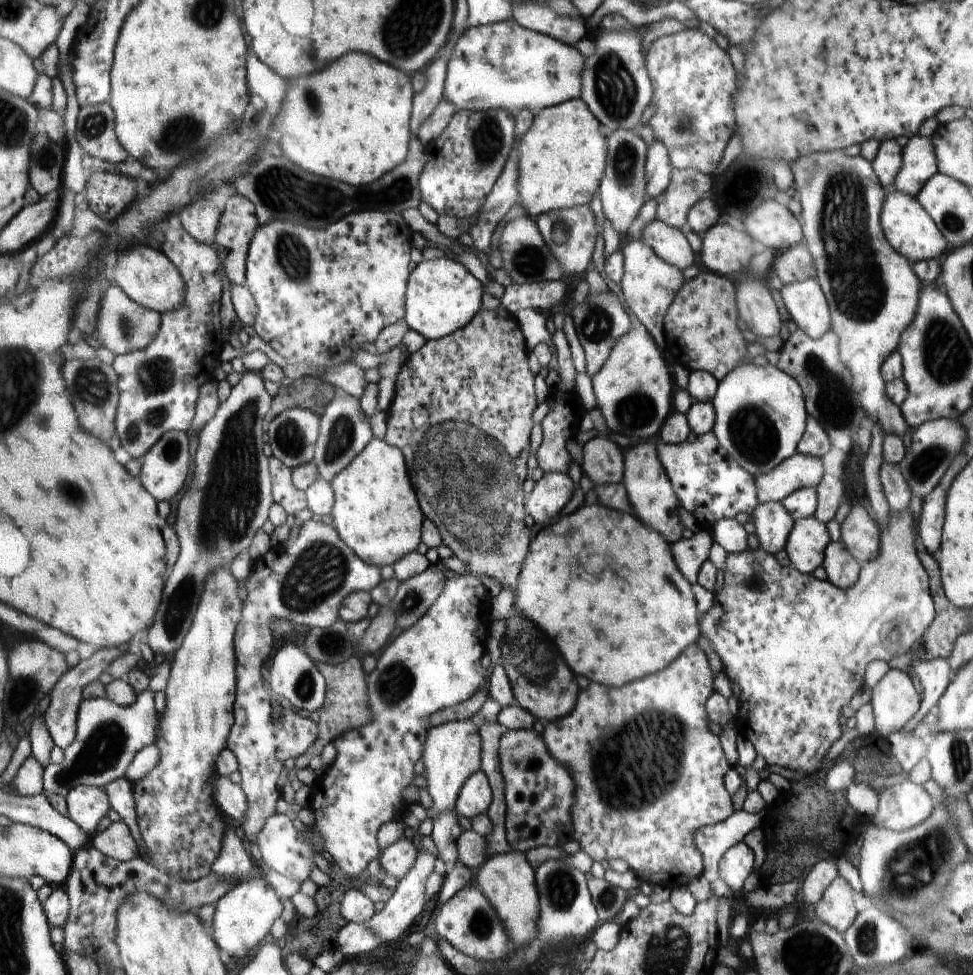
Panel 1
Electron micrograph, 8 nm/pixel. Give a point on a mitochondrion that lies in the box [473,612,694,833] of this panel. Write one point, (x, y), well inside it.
(641, 756)

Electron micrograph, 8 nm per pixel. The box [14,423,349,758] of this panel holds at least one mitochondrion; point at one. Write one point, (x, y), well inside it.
(182, 598)

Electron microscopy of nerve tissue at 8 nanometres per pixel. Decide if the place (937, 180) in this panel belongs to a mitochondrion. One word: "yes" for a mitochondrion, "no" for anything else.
no

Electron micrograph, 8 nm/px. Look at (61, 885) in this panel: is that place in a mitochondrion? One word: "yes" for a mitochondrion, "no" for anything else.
no

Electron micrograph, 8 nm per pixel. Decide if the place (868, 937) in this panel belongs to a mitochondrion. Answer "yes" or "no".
yes

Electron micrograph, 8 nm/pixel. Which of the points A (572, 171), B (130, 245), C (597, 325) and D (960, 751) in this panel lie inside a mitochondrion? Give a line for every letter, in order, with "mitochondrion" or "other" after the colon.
A: other
B: other
C: mitochondrion
D: mitochondrion

